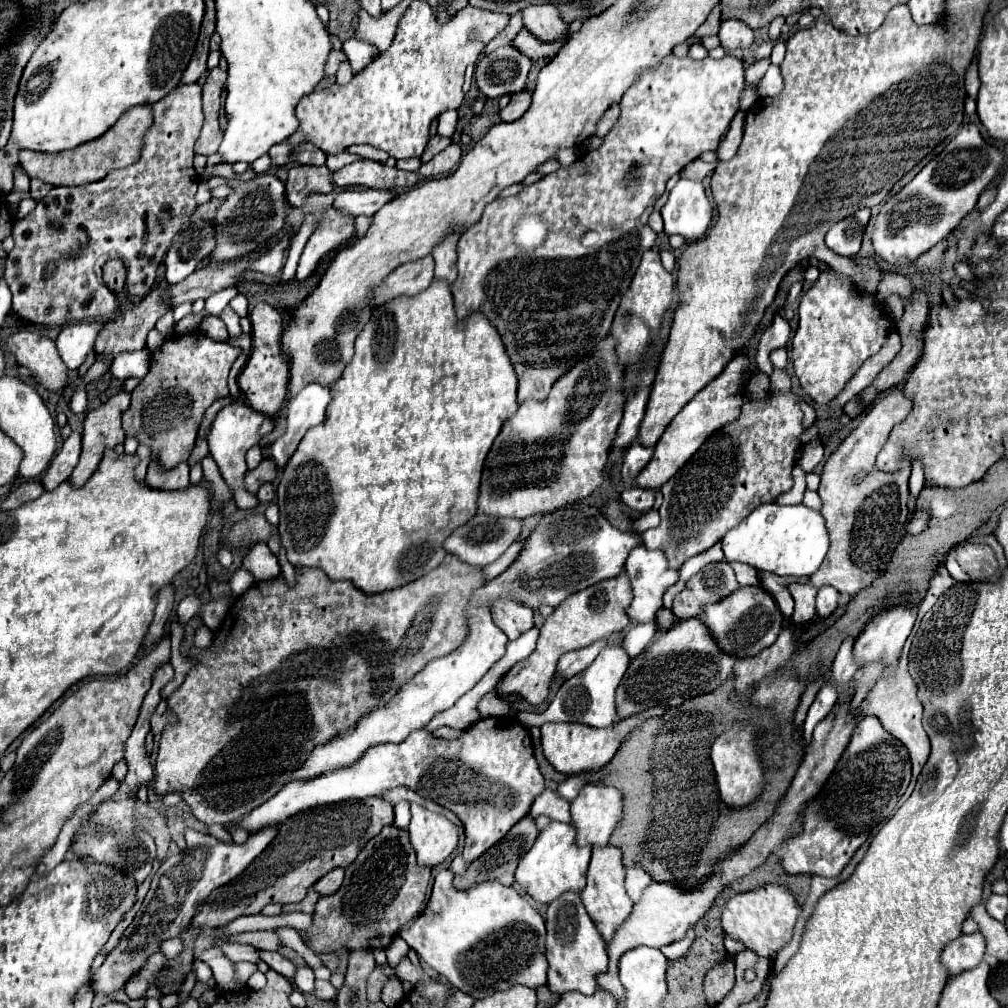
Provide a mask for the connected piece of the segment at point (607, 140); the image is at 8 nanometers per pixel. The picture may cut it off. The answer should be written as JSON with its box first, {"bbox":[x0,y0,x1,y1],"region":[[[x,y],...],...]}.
{"bbox":[451,54,743,402],"region":[[[725,54],[719,60],[713,58],[703,58],[703,60],[691,60],[691,58],[675,58],[675,56],[667,56],[663,58],[663,62],[657,68],[645,70],[639,74],[639,78],[633,82],[633,86],[623,94],[621,98],[621,114],[619,120],[615,122],[615,126],[609,130],[609,134],[603,138],[603,144],[593,150],[583,154],[581,158],[577,158],[571,166],[559,168],[553,174],[543,176],[539,182],[525,186],[519,194],[509,196],[509,198],[497,198],[495,202],[487,204],[483,210],[483,216],[479,222],[475,222],[473,226],[469,226],[463,236],[459,238],[457,244],[457,268],[459,268],[459,276],[453,282],[451,290],[453,290],[453,298],[455,298],[455,312],[459,318],[465,318],[469,312],[473,310],[481,310],[499,330],[505,348],[509,352],[509,358],[515,366],[517,378],[519,378],[519,402],[523,402],[525,398],[533,398],[533,400],[545,400],[551,386],[563,376],[567,374],[581,358],[585,358],[587,354],[591,354],[591,350],[603,342],[609,334],[609,326],[613,322],[613,314],[621,302],[621,296],[627,292],[629,282],[641,262],[641,256],[653,248],[657,234],[647,226],[647,218],[653,212],[653,204],[655,200],[665,192],[665,182],[673,176],[679,174],[691,160],[699,158],[703,152],[707,150],[717,150],[721,138],[725,136],[725,130],[729,128],[729,122],[733,120],[733,116],[739,110],[739,94],[743,90],[743,60]]]}

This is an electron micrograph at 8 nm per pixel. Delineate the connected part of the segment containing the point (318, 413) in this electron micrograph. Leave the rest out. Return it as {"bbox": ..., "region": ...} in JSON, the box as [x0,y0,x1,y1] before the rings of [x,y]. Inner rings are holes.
{"bbox":[271,384,331,468],"region":[[[307,384],[297,396],[287,402],[287,428],[281,438],[271,444],[271,460],[283,468],[291,454],[297,450],[303,434],[325,420],[327,404],[331,402],[329,388]]]}

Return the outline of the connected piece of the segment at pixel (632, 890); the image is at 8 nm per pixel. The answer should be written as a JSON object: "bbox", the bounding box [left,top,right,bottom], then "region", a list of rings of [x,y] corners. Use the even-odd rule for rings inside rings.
{"bbox":[625,868,651,902],"region":[[[627,868],[627,878],[625,878],[625,888],[627,888],[627,894],[633,902],[637,902],[637,898],[641,896],[643,888],[649,886],[651,882],[651,876],[645,874],[645,870],[639,870],[639,868]]]}

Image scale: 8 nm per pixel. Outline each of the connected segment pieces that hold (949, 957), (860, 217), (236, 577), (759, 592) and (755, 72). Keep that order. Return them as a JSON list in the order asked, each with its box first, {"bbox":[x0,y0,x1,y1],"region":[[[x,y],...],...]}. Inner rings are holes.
[{"bbox":[941,932,985,976],"region":[[[979,932],[969,936],[959,936],[953,942],[949,942],[941,952],[941,964],[949,970],[949,976],[959,976],[961,972],[967,972],[975,968],[985,954],[985,940]]]},{"bbox":[825,210,871,258],"region":[[[857,210],[855,214],[843,218],[837,222],[827,234],[825,234],[825,244],[839,256],[849,256],[853,258],[859,252],[861,238],[865,232],[865,226],[869,222],[871,210]]]},{"bbox":[229,566,253,596],"region":[[[239,566],[239,568],[231,574],[231,578],[229,578],[229,588],[231,588],[233,596],[241,596],[241,594],[251,586],[251,582],[253,582],[251,572],[245,570],[243,566]]]},{"bbox":[699,586,783,660],"region":[[[741,586],[723,600],[701,606],[699,620],[703,620],[703,624],[707,626],[719,650],[737,660],[757,656],[759,652],[769,648],[777,640],[783,624],[777,602],[761,586]]]},{"bbox":[745,58,769,90],"region":[[[765,58],[765,60],[759,60],[759,62],[751,64],[751,66],[747,68],[747,72],[745,72],[746,83],[751,88],[757,90],[757,84],[759,83],[759,78],[761,78],[761,74],[763,74],[763,72],[765,72],[767,68],[769,68],[769,58]]]}]

